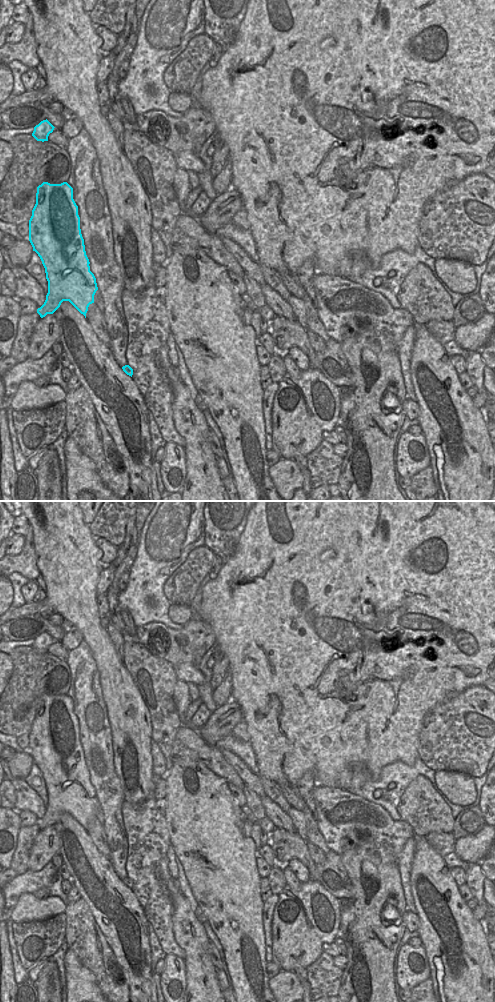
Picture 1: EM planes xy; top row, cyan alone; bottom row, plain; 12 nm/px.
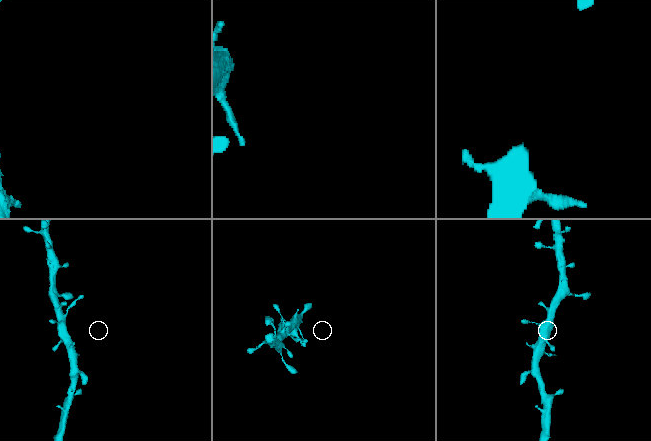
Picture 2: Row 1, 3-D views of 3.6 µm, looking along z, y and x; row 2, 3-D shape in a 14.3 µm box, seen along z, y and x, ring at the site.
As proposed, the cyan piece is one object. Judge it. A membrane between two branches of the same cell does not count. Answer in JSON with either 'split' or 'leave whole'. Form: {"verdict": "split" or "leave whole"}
{"verdict": "leave whole"}

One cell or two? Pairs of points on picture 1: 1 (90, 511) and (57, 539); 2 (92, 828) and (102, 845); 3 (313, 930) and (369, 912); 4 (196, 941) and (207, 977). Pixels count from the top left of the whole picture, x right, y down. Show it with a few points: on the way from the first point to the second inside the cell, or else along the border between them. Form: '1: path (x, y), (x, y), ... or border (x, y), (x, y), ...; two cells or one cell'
1: border (81, 511), (84, 521), (88, 525); two cells
2: path (96, 832), (99, 841); one cell
3: border (341, 909), (340, 932), (337, 936); two cells
4: path (196, 950), (196, 961), (199, 968); one cell

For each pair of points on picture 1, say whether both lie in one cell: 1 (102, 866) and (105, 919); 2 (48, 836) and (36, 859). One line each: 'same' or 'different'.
1: same
2: same

